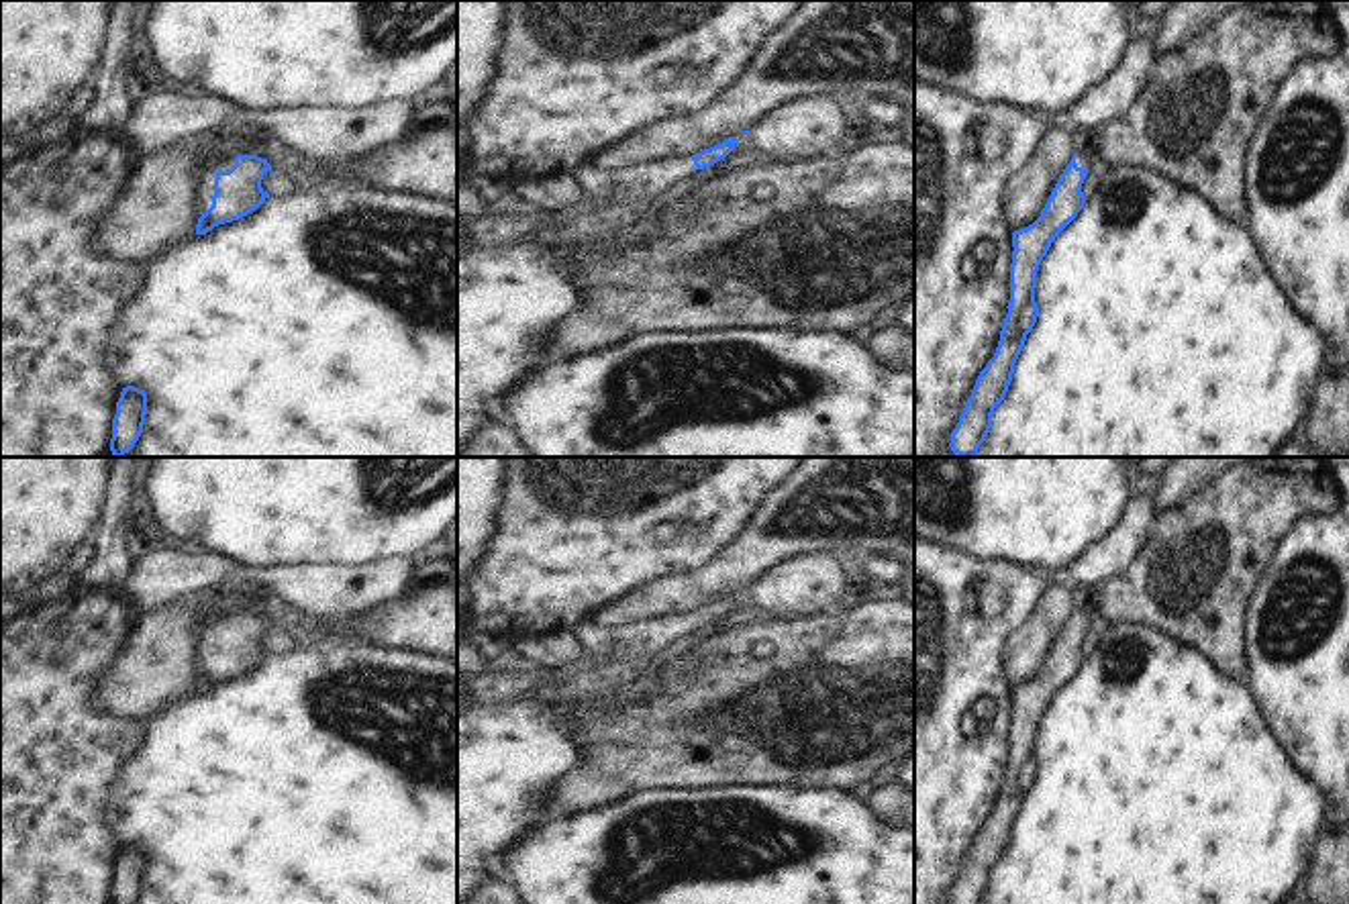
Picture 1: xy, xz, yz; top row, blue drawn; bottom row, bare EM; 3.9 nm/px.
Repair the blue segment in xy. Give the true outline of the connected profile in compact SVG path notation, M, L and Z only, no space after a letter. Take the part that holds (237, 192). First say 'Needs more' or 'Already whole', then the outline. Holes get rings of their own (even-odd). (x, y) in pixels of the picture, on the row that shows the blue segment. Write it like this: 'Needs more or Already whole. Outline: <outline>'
Needs more. Outline: M257 155L220 159L204 178L204 190L212 198L212 206L198 218L196 235L239 220L259 208L269 196L261 188L267 171L271 171L271 165Z

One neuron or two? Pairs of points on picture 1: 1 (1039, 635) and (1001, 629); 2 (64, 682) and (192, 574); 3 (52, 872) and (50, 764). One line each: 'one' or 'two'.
1: two
2: two
3: one

